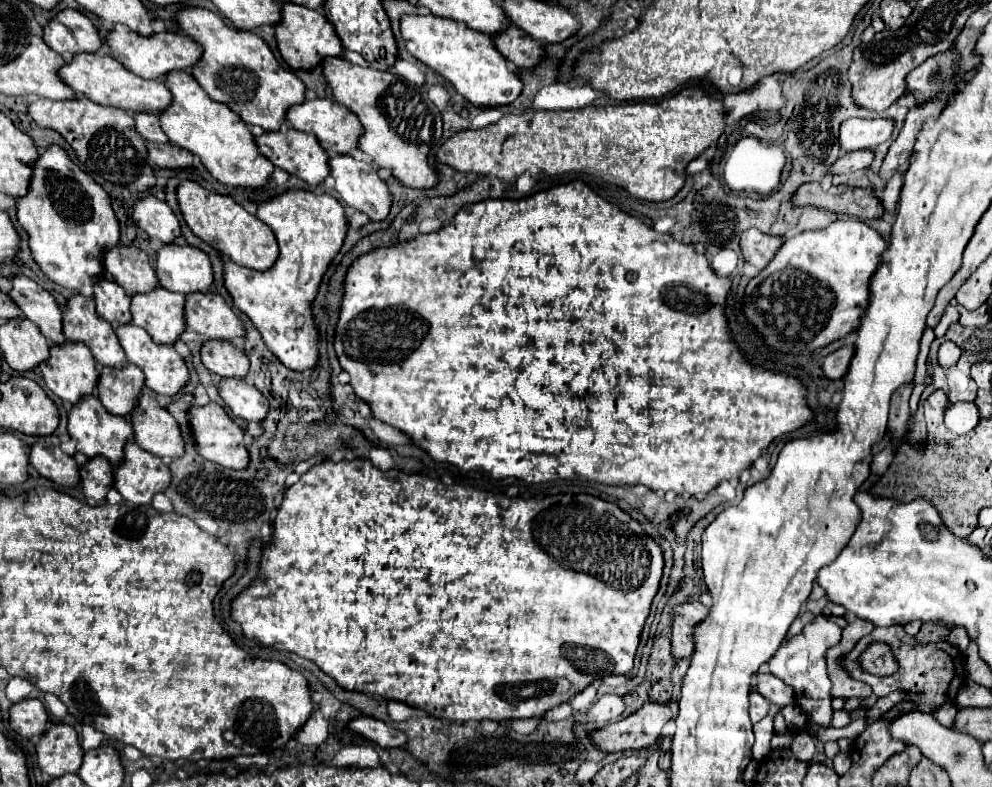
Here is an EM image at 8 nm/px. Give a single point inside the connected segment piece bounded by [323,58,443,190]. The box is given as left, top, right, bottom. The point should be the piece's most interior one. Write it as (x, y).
(401, 124)

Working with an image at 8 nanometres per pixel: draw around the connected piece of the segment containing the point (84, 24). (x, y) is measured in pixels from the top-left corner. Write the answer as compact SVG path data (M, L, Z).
M77 10L59 12L45 26L45 42L51 50L67 60L75 54L97 52L101 48L97 26Z

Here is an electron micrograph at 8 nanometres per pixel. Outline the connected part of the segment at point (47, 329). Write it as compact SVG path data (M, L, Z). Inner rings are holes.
M15 276L9 296L23 310L25 318L39 326L39 330L51 344L65 342L63 312L45 288L25 276Z

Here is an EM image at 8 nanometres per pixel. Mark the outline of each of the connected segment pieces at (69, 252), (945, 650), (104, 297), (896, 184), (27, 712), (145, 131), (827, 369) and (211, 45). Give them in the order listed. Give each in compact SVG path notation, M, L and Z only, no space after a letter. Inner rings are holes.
M49 146L45 154L39 156L33 168L29 192L17 200L17 218L29 234L29 248L41 272L55 284L73 292L77 292L83 284L95 284L103 276L103 254L119 244L119 222L111 208L111 198L89 174L73 164L67 152L59 146Z
M897 626L897 628L875 628L871 634L867 634L865 638L859 640L859 644L851 650L851 654L841 658L841 664L849 672L849 676L869 684L877 698L883 698L883 696L887 696L887 694L891 694L895 690L903 690L907 694L905 702L911 702L915 706L913 710L931 714L931 712L939 710L943 704L953 704L959 688L965 684L963 656L961 656L961 652L955 646L951 646L945 640L937 642L937 644L913 644L913 640L915 640L915 636L909 636L903 630L903 626ZM873 642L885 642L891 648L891 652L893 652L893 656L895 656L895 660L899 664L899 670L895 674L873 676L869 672L861 670L859 658Z
M101 278L95 284L95 304L97 304L97 314L109 324L119 326L131 322L131 312L129 312L131 296L127 296L127 292L117 282Z
M896 173L886 184L882 197L885 214L894 215L896 213L896 203L903 186L903 175Z
M27 698L19 704L13 704L9 714L11 714L9 718L11 728L25 738L37 738L47 730L49 716L43 702L37 698Z
M149 112L137 116L135 114L135 126L137 132L147 140L147 142L157 142L157 144L167 144L169 138L159 126L159 116L149 116Z
M851 344L851 346L843 346L843 348L839 348L837 352L829 354L829 356L825 358L825 362L823 362L823 372L825 372L825 376L831 378L831 380L843 378L845 372L849 370L849 364L851 364L853 354L855 354L855 346L853 346L853 344Z
M185 8L177 20L181 32L203 46L203 58L191 68L193 78L213 100L233 108L247 124L277 132L287 122L285 112L293 104L305 102L305 84L273 56L257 34L237 30L203 8Z

